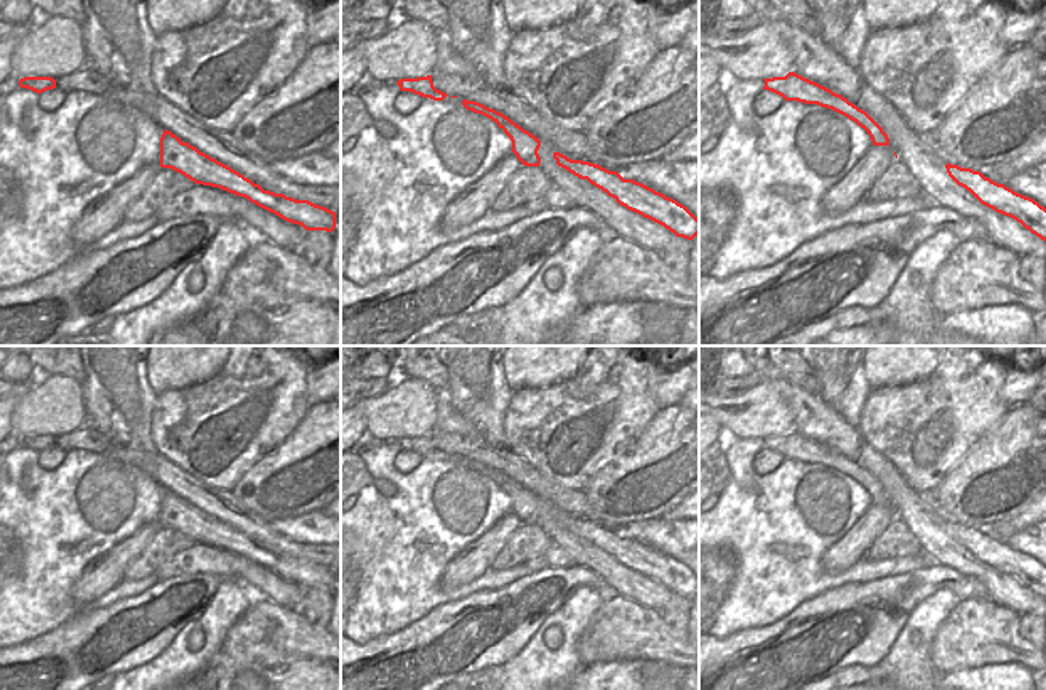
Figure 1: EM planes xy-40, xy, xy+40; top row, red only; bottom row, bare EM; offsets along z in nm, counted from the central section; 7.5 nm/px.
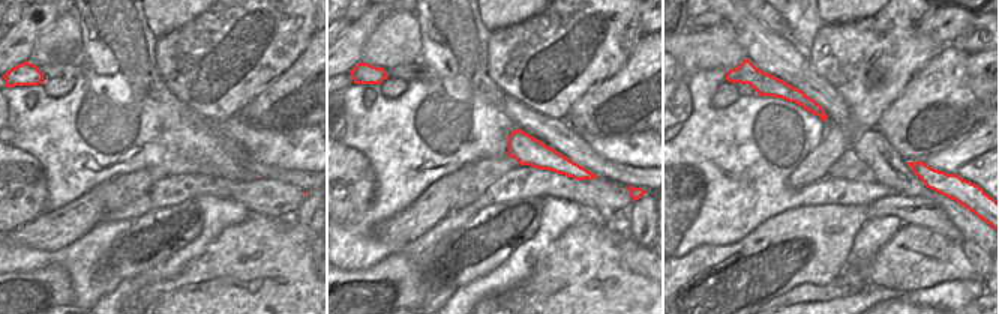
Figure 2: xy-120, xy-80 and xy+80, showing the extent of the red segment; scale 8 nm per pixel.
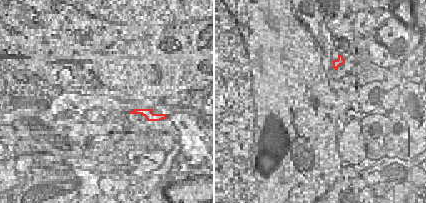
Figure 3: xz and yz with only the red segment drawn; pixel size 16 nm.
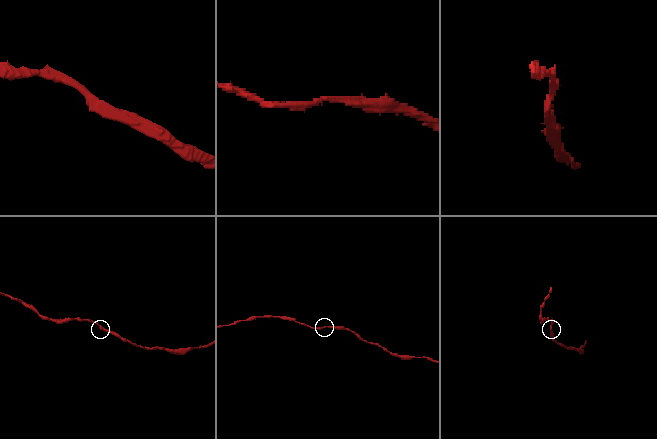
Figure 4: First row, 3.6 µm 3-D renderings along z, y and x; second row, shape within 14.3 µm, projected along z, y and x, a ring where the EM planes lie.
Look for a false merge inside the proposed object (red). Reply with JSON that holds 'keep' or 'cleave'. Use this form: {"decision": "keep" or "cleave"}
{"decision": "keep"}

